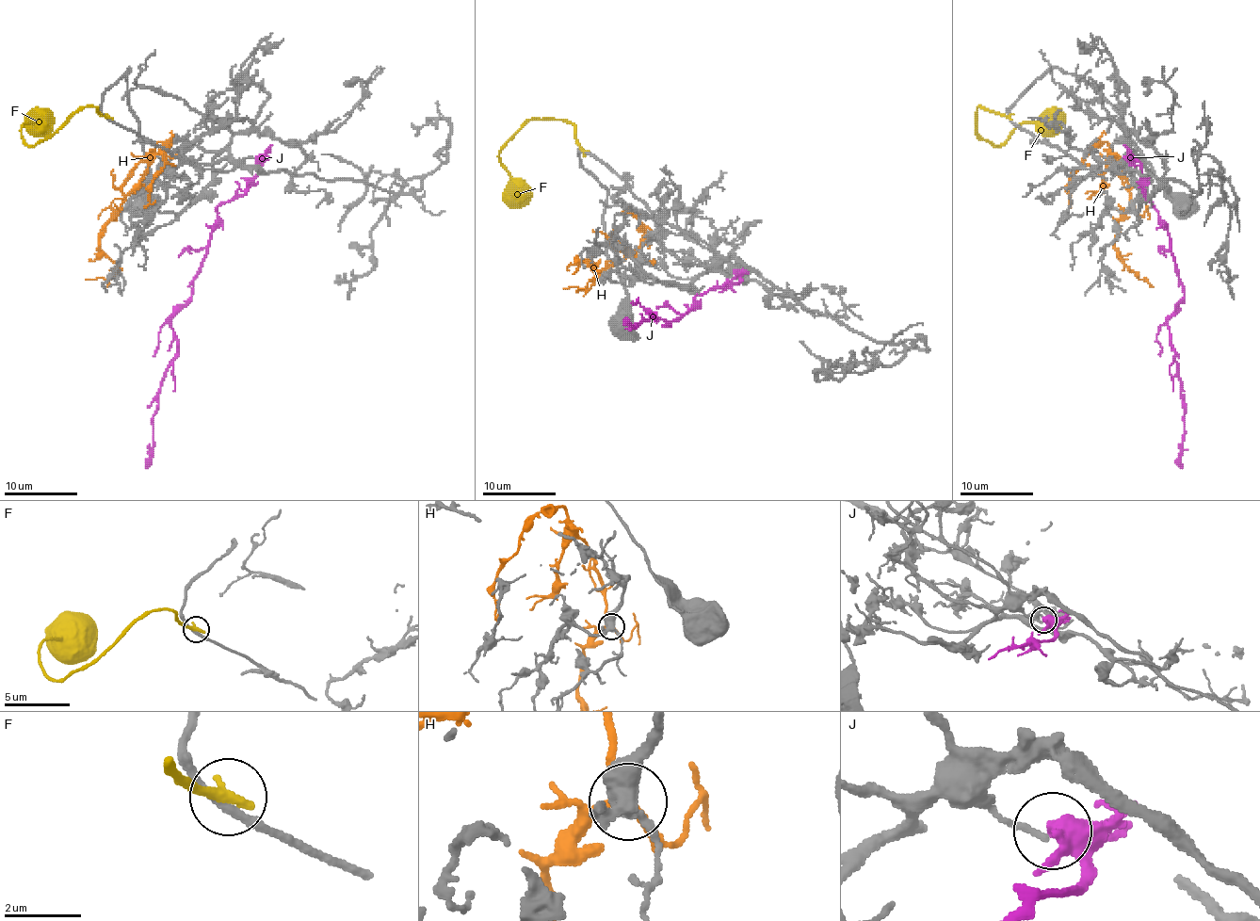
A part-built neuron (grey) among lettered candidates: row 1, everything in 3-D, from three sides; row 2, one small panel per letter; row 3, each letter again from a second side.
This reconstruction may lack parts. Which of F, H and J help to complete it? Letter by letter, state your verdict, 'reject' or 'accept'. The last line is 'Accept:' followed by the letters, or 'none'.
F: reject
H: reject
J: reject
Accept: none

